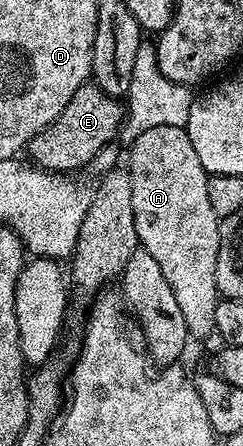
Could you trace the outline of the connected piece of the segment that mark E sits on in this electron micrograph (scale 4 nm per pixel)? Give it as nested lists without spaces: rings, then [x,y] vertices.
[[[85,83],[74,91],[74,99],[62,107],[62,115],[50,123],[26,146],[31,164],[61,175],[71,174],[71,169],[88,165],[108,144],[117,140],[120,126],[124,124],[125,106],[117,98],[102,91],[95,83]]]

